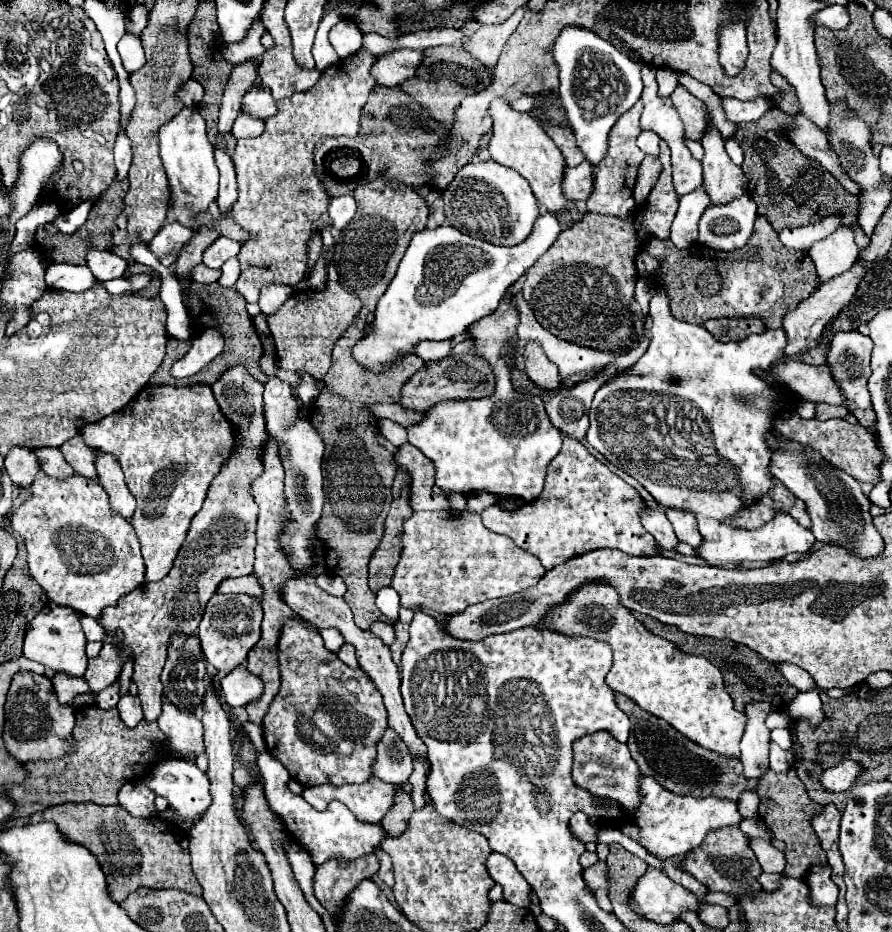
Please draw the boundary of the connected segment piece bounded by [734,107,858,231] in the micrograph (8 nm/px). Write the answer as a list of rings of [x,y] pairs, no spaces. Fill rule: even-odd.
[[[772,107],[760,121],[740,123],[734,137],[744,149],[742,171],[748,177],[748,193],[758,205],[758,215],[766,217],[776,231],[786,227],[806,227],[830,215],[840,215],[840,225],[852,225],[856,221],[858,199],[844,191],[844,187],[840,187],[840,183],[820,163],[804,157],[780,133],[780,127],[788,119],[792,119],[792,115]]]

